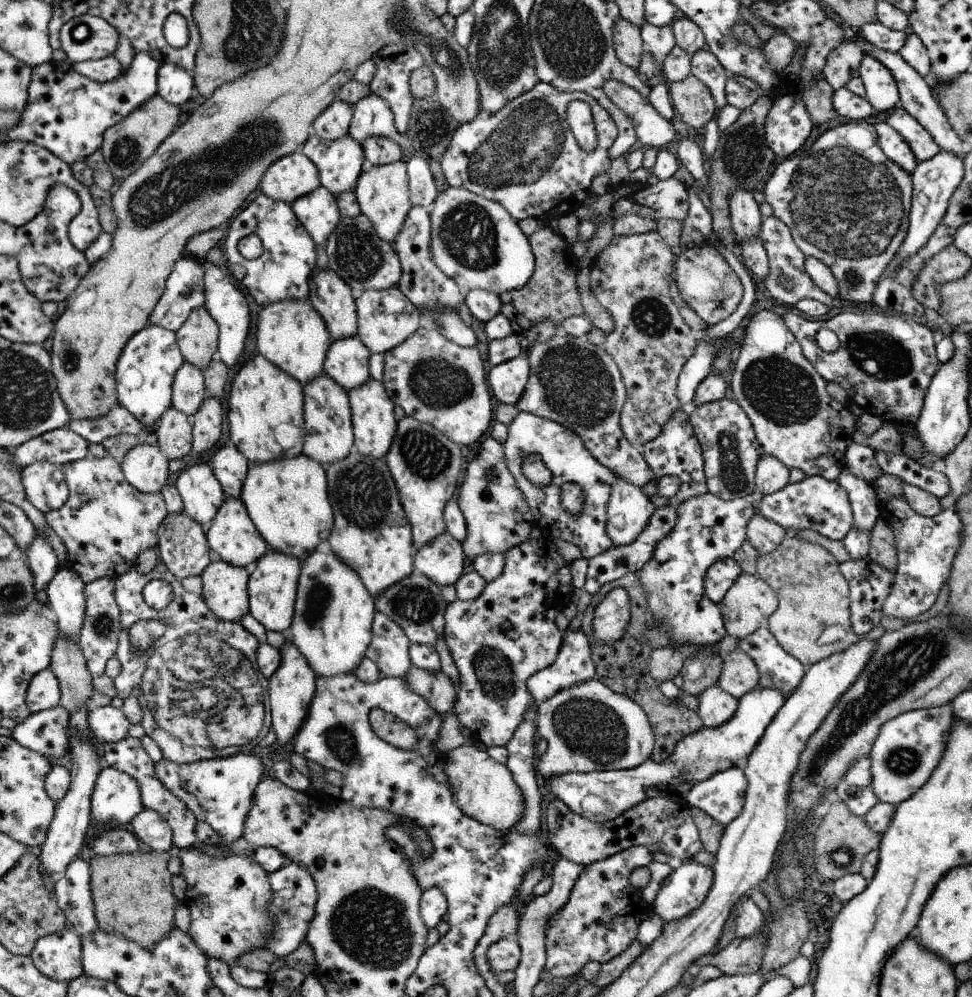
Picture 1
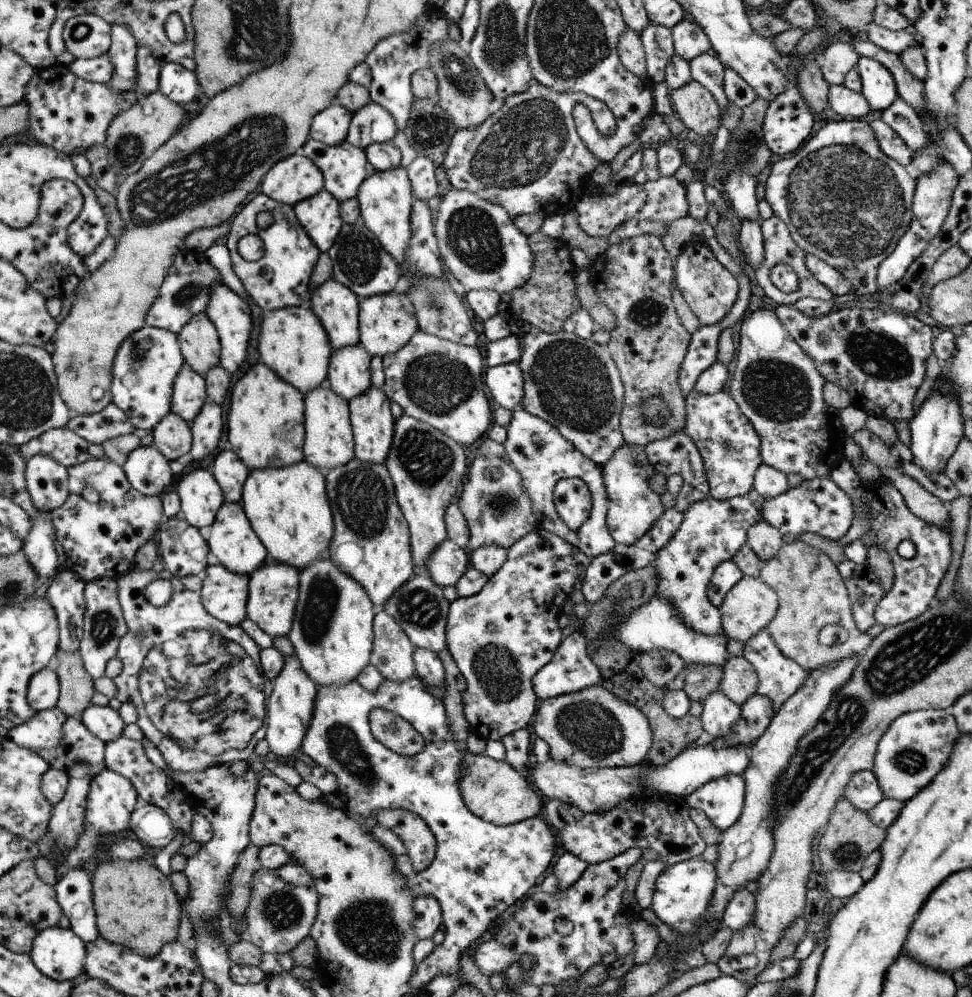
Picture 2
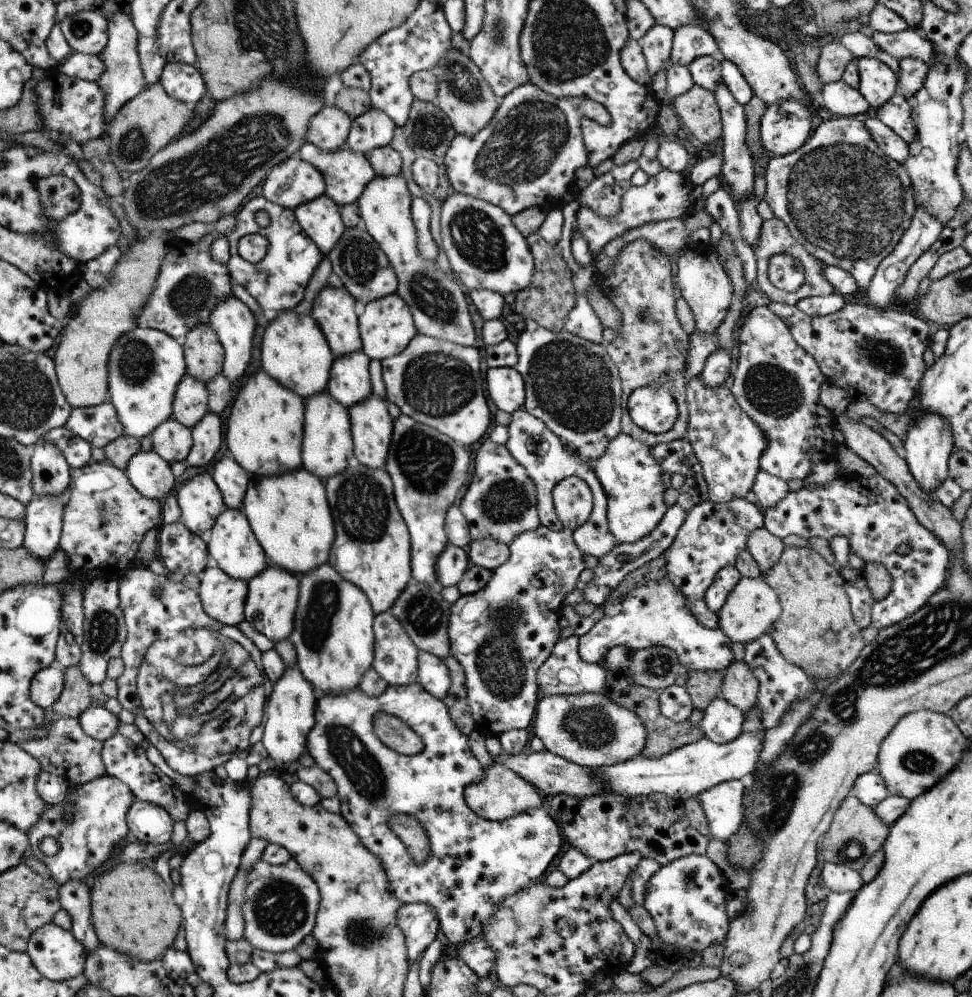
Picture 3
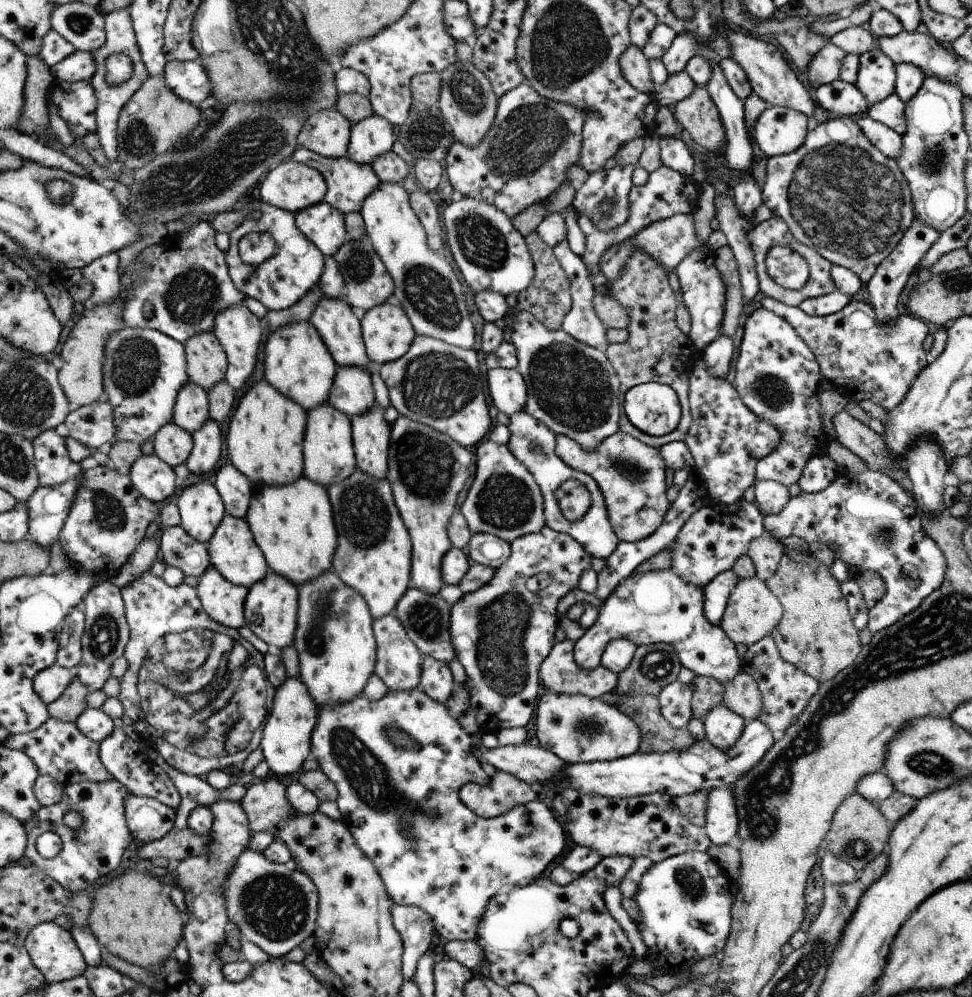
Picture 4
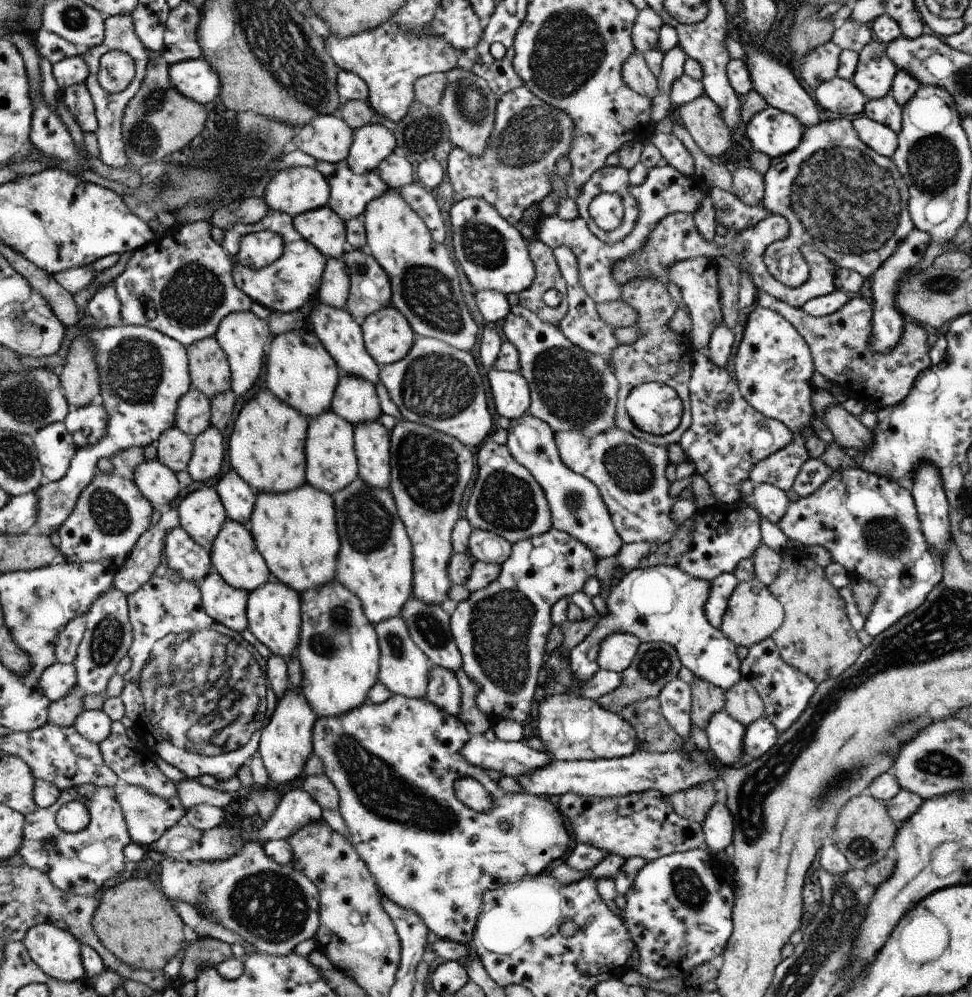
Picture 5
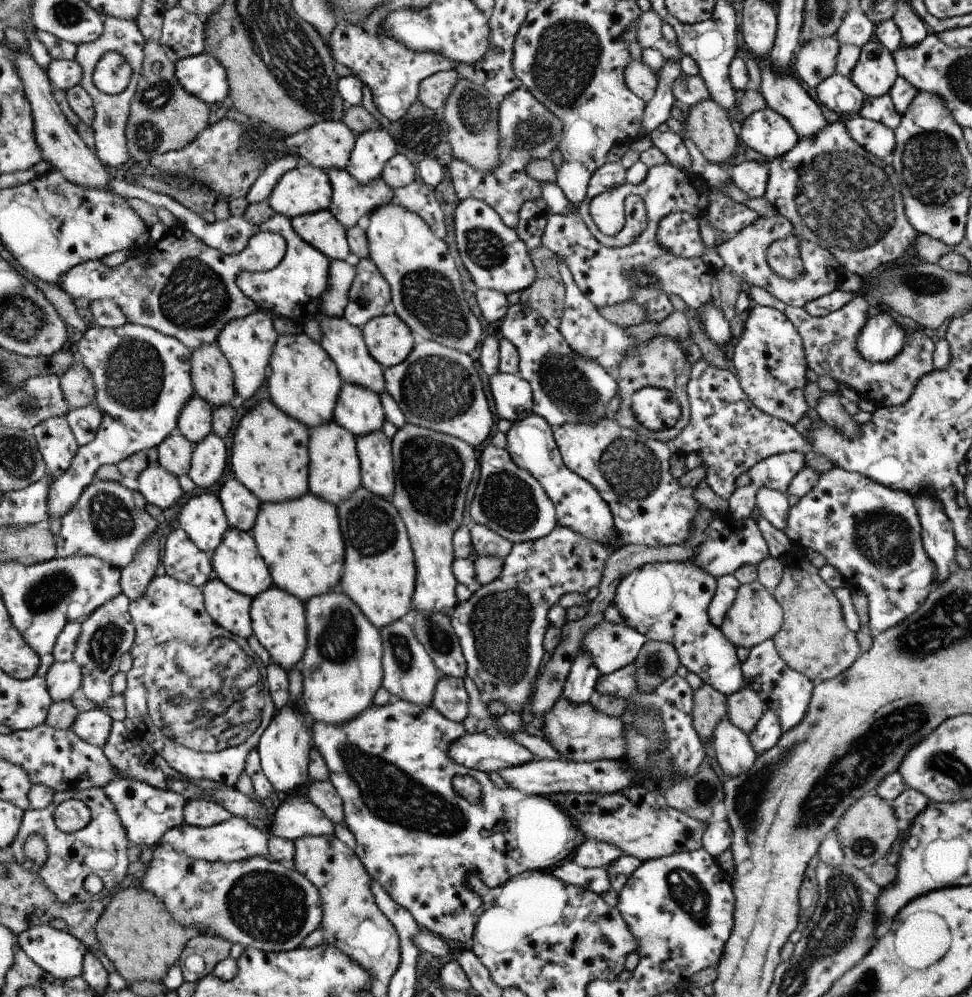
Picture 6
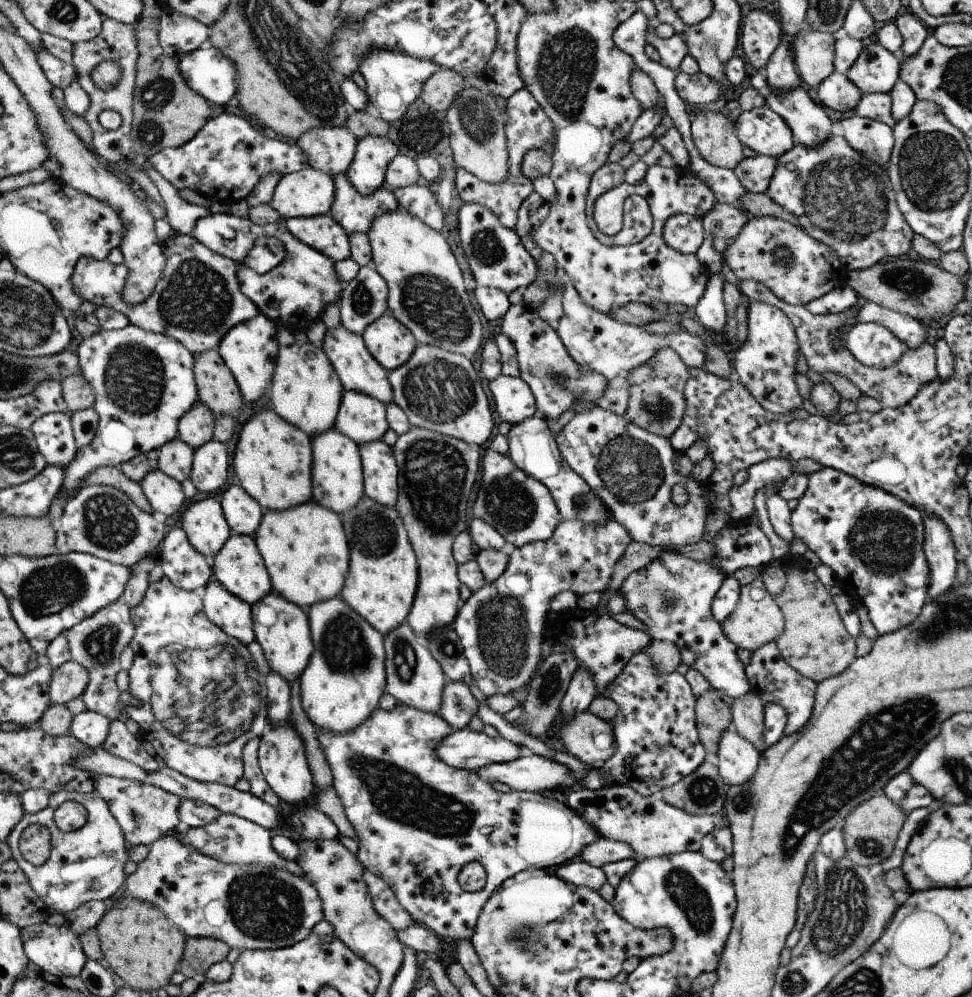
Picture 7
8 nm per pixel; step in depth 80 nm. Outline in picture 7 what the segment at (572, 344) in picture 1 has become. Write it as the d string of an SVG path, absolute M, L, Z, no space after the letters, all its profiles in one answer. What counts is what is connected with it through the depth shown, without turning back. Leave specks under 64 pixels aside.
M526 303L510 305L509 312L502 317L500 330L517 347L517 362L520 364L522 377L533 392L538 414L547 421L554 421L564 413L588 412L598 406L599 401L609 388L606 377L590 371L582 373L581 366L569 354L557 331L550 326L536 308Z

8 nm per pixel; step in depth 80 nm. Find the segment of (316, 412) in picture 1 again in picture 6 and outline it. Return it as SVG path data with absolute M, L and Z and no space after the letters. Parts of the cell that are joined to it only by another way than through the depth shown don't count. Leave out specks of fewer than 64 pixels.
M334 419L316 425L310 435L310 492L322 494L333 505L349 497L361 485L361 459L352 431Z

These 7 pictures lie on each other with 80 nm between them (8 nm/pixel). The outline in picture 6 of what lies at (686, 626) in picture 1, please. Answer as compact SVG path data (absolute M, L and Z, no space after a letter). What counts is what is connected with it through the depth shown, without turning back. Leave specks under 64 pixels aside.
M727 510L725 513L714 512L706 527L704 540L690 560L706 574L719 579L725 575L736 574L742 565L758 564L766 555L770 554L757 523L757 514L751 514L748 518L735 519Z

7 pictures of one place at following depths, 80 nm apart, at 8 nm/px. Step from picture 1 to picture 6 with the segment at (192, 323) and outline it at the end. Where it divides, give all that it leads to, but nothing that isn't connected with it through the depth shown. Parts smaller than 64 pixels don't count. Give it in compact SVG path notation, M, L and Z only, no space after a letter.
M214 341L198 347L192 352L192 377L194 394L210 402L213 408L225 404L238 404L237 391L233 381L233 369L229 359L222 354L221 347Z

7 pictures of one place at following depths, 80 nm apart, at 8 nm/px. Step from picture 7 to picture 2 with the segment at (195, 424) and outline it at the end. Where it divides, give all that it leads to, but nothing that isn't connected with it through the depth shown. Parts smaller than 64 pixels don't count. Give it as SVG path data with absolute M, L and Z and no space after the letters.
M186 363L174 385L172 411L191 424L205 408L206 398L204 376L192 370Z

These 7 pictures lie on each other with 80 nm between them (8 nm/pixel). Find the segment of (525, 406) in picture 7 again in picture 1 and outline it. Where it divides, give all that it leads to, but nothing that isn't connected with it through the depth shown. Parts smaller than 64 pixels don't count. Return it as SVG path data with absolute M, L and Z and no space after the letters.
M525 354L492 367L489 382L493 388L494 398L498 398L499 403L508 406L516 405L528 383L528 374L530 364Z

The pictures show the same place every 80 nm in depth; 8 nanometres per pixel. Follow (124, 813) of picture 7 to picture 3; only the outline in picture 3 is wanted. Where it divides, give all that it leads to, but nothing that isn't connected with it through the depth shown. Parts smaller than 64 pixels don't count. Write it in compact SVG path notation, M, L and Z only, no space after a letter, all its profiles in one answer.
M136 800L129 810L133 839L147 844L164 844L173 837L173 816L157 803Z

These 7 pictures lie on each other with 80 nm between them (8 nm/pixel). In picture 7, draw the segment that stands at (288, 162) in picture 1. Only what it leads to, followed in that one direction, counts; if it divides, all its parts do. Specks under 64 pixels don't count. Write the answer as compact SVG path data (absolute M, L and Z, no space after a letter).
M308 166L298 172L282 175L277 182L269 205L275 208L284 220L287 220L326 215L333 208L335 198L336 182L334 182L334 178L321 170Z

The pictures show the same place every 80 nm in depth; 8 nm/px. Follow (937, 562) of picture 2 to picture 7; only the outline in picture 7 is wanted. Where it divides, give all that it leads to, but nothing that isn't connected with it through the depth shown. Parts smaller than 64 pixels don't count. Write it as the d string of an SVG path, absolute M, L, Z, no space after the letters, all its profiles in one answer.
M824 467L809 474L808 488L791 511L792 530L835 574L835 585L862 603L879 635L909 625L928 599L930 567L923 551L923 514L901 498Z

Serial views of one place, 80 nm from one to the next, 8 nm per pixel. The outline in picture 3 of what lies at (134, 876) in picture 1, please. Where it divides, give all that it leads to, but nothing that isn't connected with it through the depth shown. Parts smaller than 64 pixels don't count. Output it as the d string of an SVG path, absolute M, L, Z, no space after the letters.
M123 859L120 864L108 868L104 874L92 879L92 914L99 942L112 950L129 955L130 958L138 958L140 962L152 962L164 957L169 950L168 946L174 944L182 922L182 912L172 898L170 886L157 874L152 863L125 863Z

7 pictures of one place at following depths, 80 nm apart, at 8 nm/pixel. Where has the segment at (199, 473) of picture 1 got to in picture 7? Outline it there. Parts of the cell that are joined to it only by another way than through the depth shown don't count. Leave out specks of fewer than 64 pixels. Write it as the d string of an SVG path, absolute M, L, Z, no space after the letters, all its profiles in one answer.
M212 497L196 500L186 507L181 529L185 530L193 547L210 558L216 557L232 536L224 507Z

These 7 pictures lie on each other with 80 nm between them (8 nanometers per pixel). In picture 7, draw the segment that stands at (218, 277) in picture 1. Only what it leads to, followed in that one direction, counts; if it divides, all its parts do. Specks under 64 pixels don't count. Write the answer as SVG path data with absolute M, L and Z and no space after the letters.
M261 312L256 317L251 317L241 324L234 325L225 334L222 342L218 346L221 357L233 371L234 378L237 379L238 386L244 402L254 402L258 400L266 386L272 382L272 374L276 370L278 342L276 342L275 322Z

